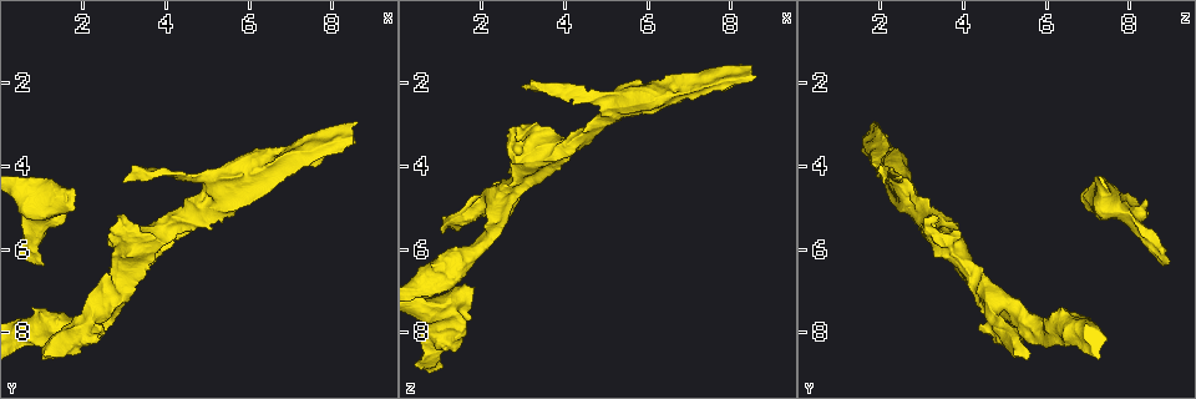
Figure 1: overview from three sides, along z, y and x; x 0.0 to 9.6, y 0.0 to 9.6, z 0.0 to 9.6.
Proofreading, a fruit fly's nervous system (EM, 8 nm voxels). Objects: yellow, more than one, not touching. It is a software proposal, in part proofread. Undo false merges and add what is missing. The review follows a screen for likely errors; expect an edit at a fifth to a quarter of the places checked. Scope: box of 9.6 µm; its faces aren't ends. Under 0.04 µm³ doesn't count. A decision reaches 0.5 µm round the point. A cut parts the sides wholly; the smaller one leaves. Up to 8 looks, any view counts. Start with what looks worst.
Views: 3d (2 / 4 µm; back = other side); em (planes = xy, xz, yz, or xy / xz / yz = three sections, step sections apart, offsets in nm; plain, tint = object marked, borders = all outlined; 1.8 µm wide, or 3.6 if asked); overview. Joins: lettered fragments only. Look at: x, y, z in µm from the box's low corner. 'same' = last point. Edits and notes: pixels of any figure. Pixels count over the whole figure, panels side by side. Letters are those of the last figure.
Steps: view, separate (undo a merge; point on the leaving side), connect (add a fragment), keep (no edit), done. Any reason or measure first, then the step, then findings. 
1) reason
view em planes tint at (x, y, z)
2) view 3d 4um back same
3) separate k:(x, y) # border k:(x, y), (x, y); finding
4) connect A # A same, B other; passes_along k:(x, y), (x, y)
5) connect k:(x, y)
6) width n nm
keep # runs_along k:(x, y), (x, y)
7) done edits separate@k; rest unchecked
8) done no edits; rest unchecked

branch stops here
view 3d 4um at (1.05, 6.45, 8.75)

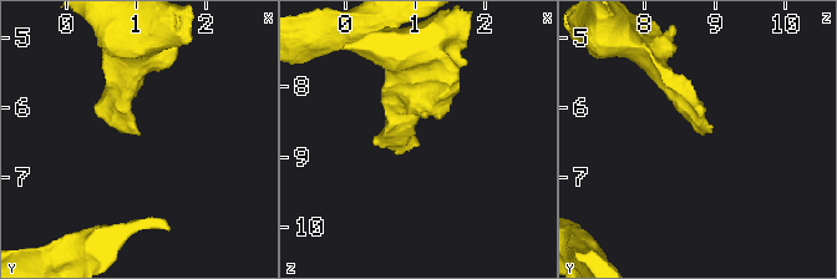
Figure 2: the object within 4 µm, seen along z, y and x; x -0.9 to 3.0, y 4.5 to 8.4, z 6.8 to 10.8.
need the tissue
view em planes tint at (1.05, 6.40, 8.80)

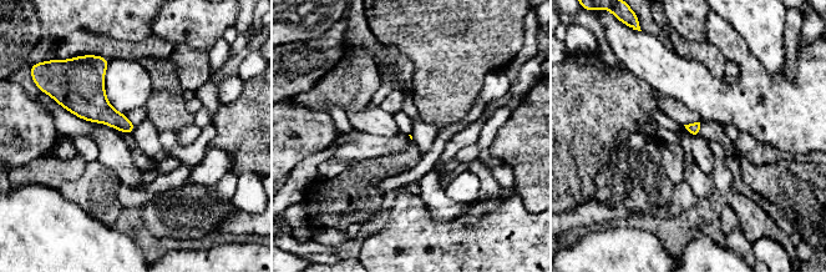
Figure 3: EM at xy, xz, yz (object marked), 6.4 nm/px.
what lies round it
view em planes borders same

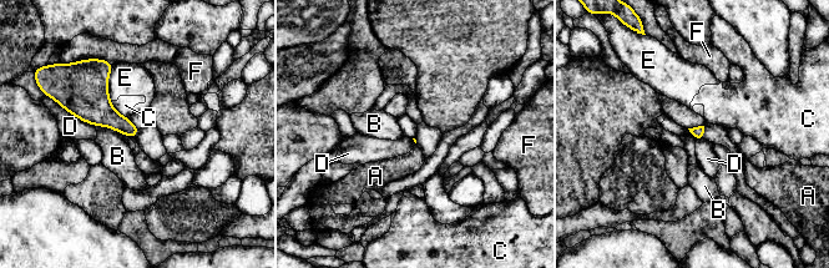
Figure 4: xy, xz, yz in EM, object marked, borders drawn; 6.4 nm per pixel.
connect A # A same, B other, C other, D other, E other, F other; passes_along 4:(698, 131), (703, 131), (718, 135); it goes on there

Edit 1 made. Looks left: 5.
redraw
view overview

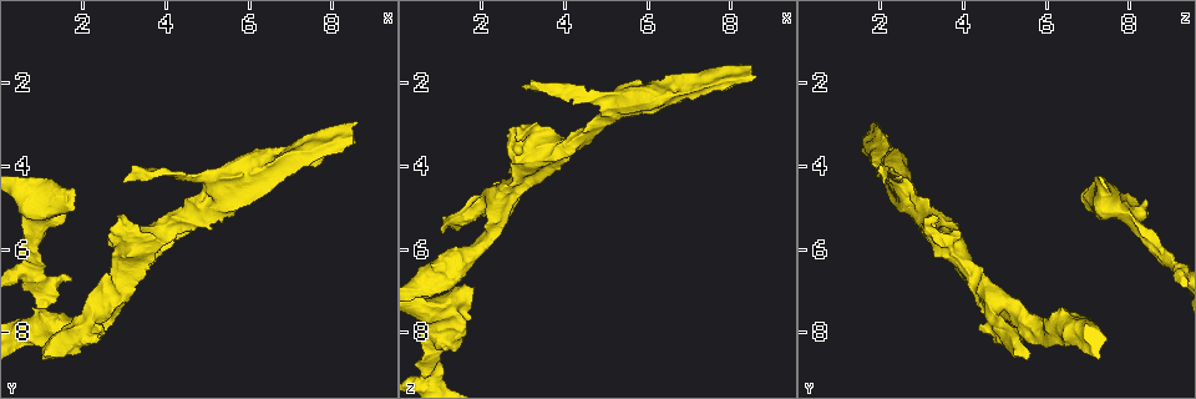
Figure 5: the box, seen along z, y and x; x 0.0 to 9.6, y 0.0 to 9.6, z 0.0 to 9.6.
an open end
view em yz step 16 borders at (3.05, 4.35, 2.15)

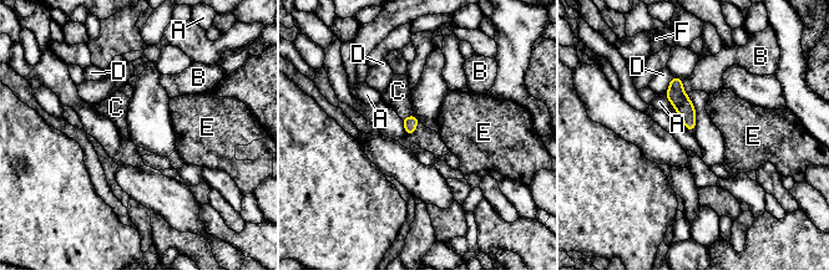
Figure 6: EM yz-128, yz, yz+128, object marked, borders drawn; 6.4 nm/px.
cut it another way
view em planes borders same

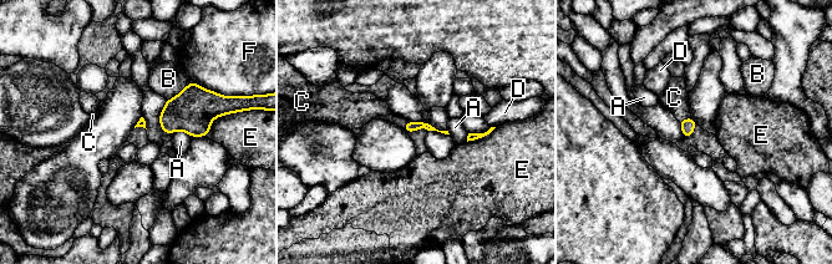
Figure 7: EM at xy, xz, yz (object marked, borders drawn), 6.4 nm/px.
connect C # A other, B other, C same, D other, E other, F other; passes_along 7:(688, 126), (685, 118), (674, 97); it goes on there

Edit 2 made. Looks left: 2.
view 3d 2um back at (8.45, 3.00, 1.95)

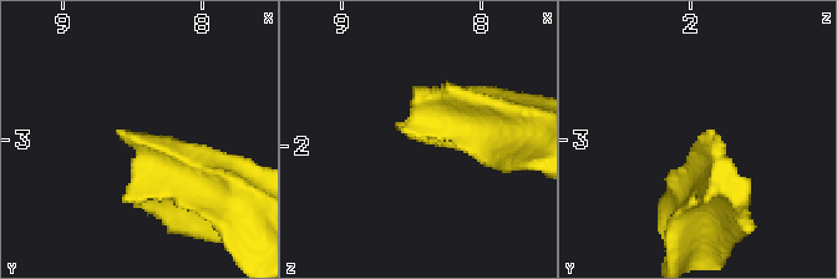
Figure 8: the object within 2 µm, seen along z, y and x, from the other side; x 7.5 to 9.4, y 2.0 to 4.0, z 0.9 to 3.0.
now the EM
view em 3.6um planes borders at (8.54, 2.98, 1.96)

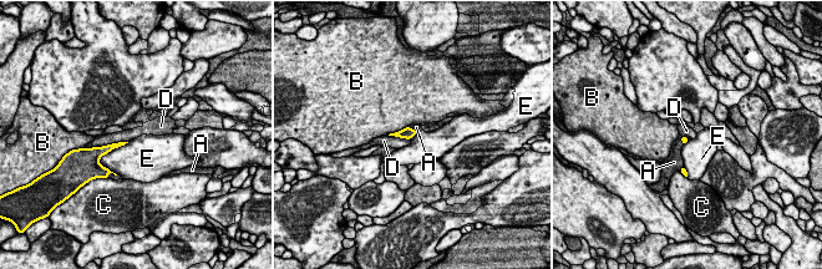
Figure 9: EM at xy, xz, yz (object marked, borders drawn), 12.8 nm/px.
longest_contact D 480 nm
connect A # A same, B other, C other, D other, E other; passes_along 9:(407, 133), (412, 130), (416, 127); the neuron continues

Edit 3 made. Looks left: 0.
done edits connect@4, connect@7, connect@9; rest unchecked

